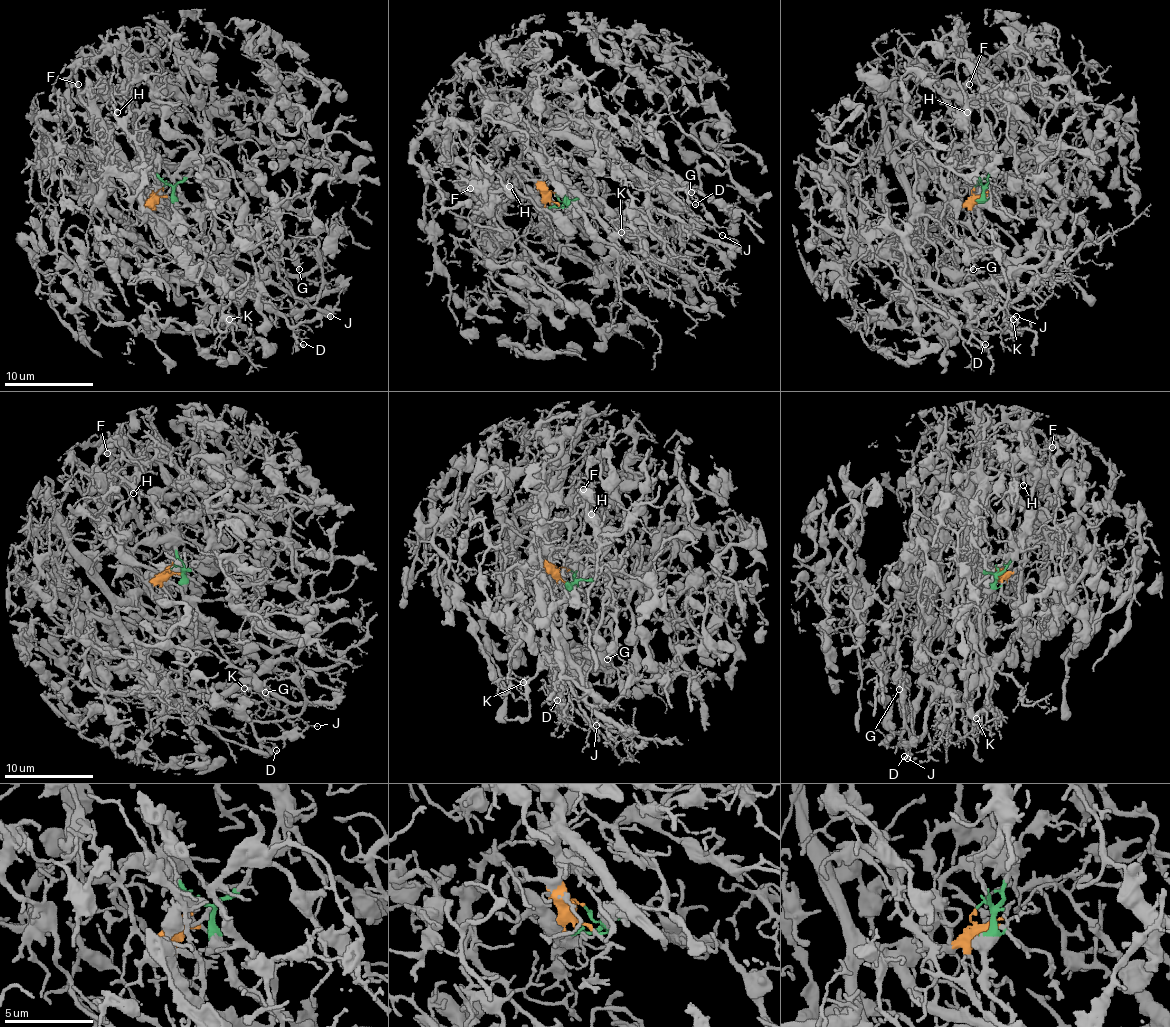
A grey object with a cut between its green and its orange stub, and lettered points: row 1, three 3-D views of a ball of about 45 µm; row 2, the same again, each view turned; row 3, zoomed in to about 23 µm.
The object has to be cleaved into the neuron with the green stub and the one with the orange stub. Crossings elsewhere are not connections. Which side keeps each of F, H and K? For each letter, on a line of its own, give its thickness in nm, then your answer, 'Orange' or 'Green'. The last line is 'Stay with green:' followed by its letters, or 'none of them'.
F: Thickness 170 nm. Orange
H: Thickness 160 nm. Orange
K: Thickness 130 nm. Green
Stay with green: K

